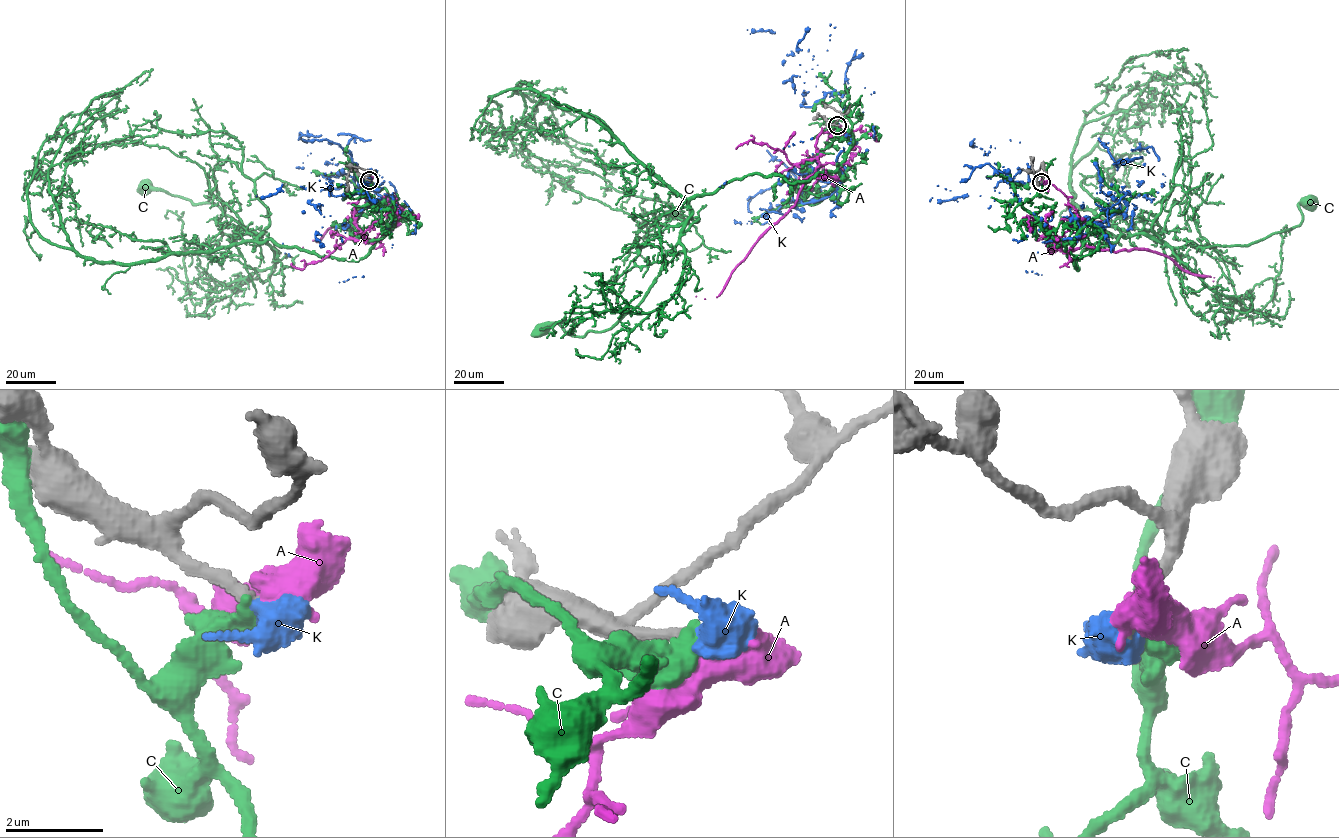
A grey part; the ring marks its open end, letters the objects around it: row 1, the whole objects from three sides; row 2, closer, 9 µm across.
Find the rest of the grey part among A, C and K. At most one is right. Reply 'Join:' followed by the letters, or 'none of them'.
Join: K

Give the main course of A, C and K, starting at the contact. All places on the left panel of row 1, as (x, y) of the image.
A: (369, 180), (364, 181), (353, 216), (373, 241), (361, 230), (336, 225), (318, 241), (293, 246)
C: (368, 180), (371, 200), (395, 221), (356, 260), (258, 241), (263, 232), (249, 234), (213, 204), (147, 187)
K: (369, 180), (389, 233), (388, 198), (348, 174), (303, 168), (299, 133), (321, 134)

